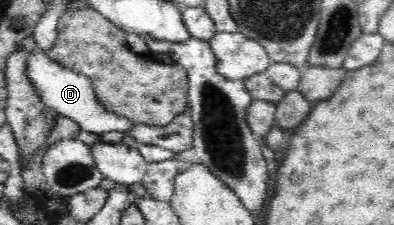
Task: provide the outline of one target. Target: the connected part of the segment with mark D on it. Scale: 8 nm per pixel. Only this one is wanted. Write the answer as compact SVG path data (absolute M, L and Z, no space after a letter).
M38 46L32 52L29 52L25 75L44 107L51 108L58 115L76 121L84 132L101 135L106 134L106 132L125 133L134 125L125 118L119 118L119 116L103 110L101 104L95 100L91 84L85 76L75 74L62 65L54 63L50 56L46 54L46 51Z

